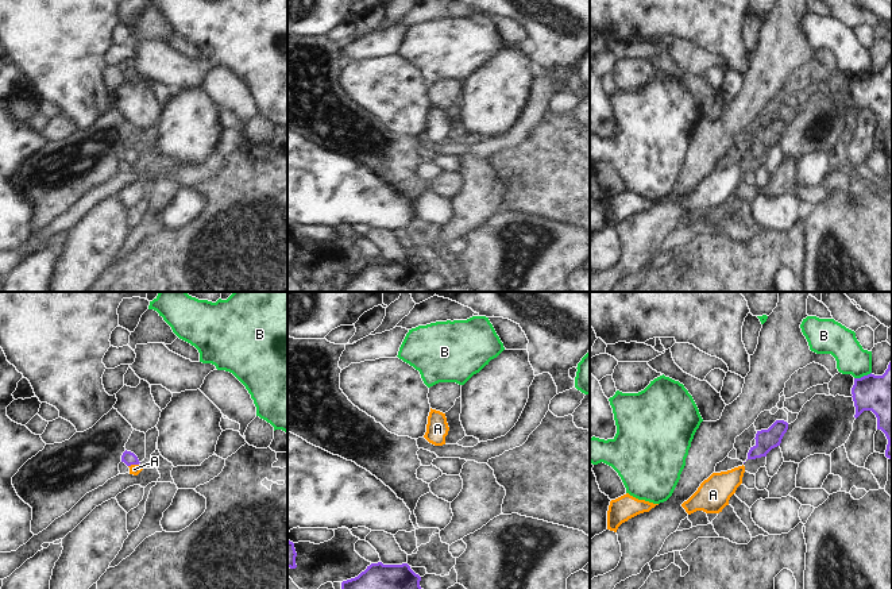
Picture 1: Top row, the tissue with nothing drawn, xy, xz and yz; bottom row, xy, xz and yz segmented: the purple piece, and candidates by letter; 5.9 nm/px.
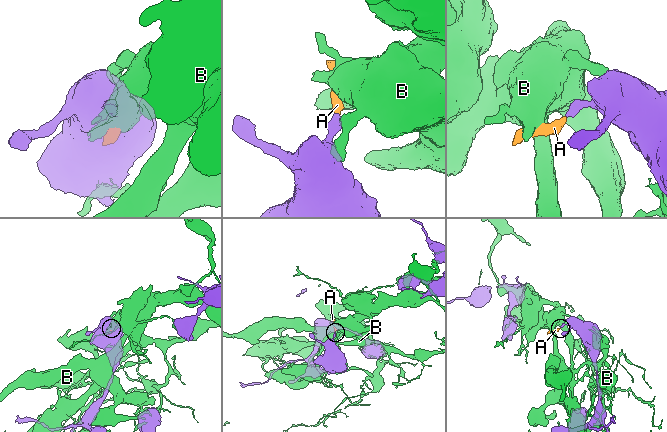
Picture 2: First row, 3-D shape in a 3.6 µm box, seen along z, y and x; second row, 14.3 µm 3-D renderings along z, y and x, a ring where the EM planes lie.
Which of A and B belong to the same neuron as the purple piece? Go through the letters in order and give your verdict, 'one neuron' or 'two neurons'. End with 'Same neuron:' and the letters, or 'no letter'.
A: one neuron
B: two neurons
Same neuron: A

